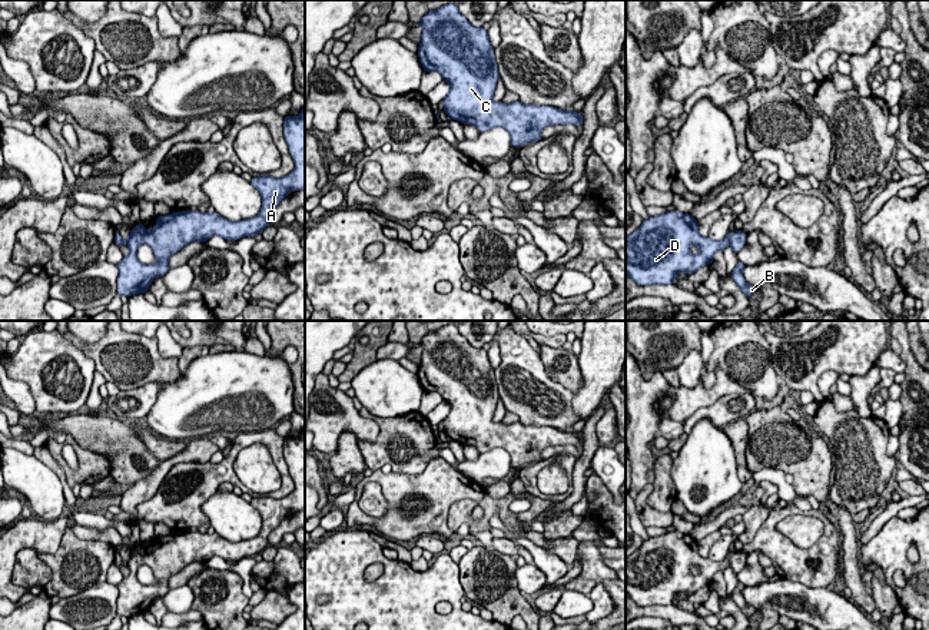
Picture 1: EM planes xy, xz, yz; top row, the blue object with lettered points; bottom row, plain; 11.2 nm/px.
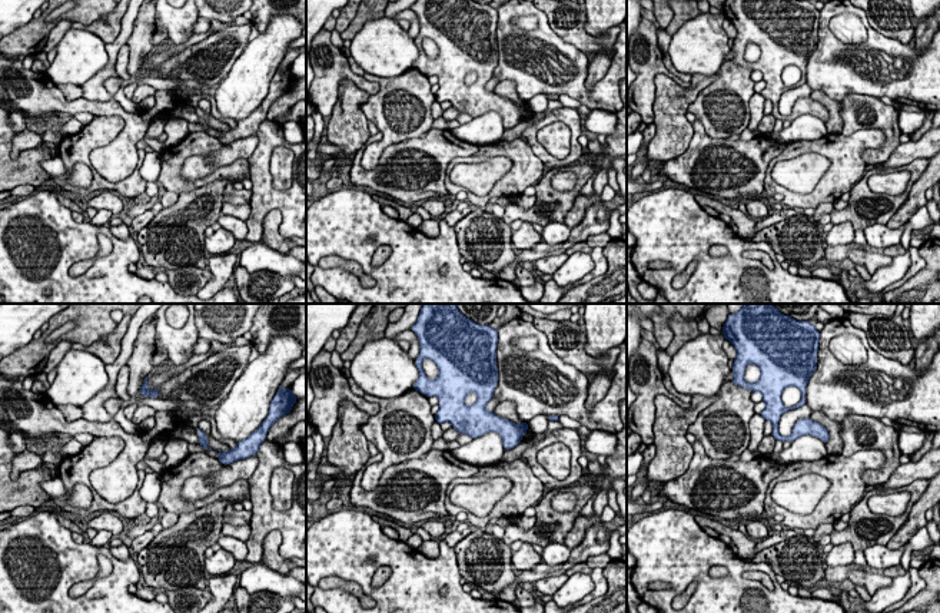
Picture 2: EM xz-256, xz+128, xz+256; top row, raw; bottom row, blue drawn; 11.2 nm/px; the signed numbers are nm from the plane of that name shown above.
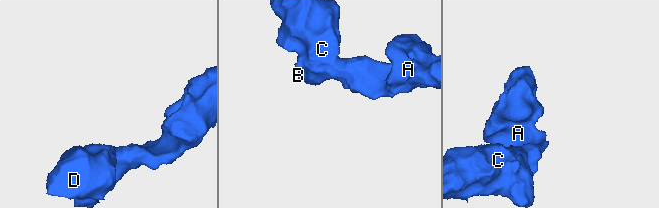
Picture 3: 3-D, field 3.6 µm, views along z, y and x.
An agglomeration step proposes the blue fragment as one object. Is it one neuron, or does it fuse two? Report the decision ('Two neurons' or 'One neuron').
One neuron

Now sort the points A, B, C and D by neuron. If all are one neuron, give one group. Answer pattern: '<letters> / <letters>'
A B C D

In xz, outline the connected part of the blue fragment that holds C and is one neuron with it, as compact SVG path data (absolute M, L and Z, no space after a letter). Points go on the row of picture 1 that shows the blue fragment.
M449 3L438 10L429 11L418 23L424 26L418 57L424 73L437 72L449 83L449 93L441 100L444 112L462 125L475 126L480 132L492 127L504 127L510 133L510 143L514 147L530 142L543 140L541 132L553 125L583 125L583 115L574 110L561 110L553 106L524 105L522 102L502 103L494 102L492 96L500 79L498 66L491 46L488 32L484 27L474 27L458 10L458 6Z

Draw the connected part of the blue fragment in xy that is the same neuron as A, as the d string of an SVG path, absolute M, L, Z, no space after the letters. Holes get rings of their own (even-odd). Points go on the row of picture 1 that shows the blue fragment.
M305 106L299 116L285 116L282 130L295 169L283 178L262 175L251 179L251 185L262 196L262 209L255 218L232 222L216 212L182 210L156 218L152 231L139 222L130 229L126 242L116 231L115 243L119 248L123 243L129 246L129 255L116 265L120 296L129 298L149 291L153 279L169 271L169 258L193 241L203 243L215 235L225 241L239 241L261 233L269 225L268 215L291 190L305 190ZM140 245L152 248L157 258L156 263L145 265L137 259Z

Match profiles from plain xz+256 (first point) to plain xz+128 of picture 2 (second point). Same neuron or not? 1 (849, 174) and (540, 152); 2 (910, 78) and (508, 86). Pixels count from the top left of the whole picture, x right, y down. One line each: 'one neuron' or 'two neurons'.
1: two neurons
2: two neurons

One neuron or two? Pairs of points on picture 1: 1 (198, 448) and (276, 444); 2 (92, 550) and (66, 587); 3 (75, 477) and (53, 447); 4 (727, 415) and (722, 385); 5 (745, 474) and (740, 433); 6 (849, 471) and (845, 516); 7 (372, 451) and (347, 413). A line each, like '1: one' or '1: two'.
1: two
2: one
3: one
4: two
5: one
6: two
7: two

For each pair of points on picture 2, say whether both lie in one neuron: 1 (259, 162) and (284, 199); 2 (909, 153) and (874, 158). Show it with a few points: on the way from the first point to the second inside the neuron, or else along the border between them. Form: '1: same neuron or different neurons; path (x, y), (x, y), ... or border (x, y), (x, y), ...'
1: same neuron; path (259, 172), (262, 182), (273, 194)
2: different neurons; border (900, 143), (884, 161), (874, 165)

